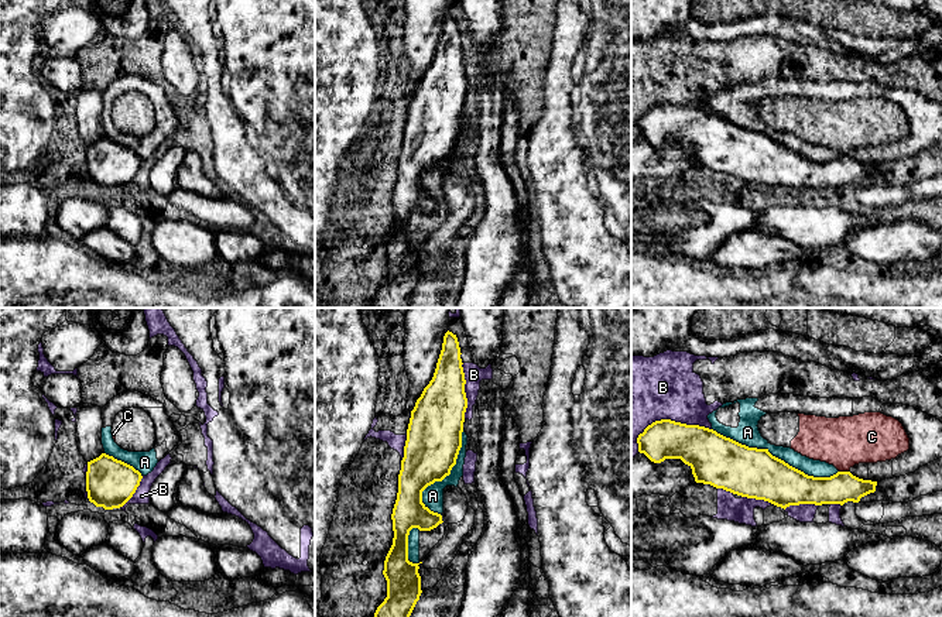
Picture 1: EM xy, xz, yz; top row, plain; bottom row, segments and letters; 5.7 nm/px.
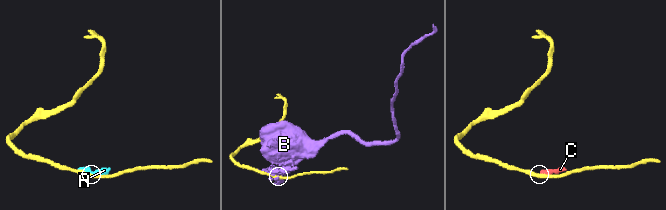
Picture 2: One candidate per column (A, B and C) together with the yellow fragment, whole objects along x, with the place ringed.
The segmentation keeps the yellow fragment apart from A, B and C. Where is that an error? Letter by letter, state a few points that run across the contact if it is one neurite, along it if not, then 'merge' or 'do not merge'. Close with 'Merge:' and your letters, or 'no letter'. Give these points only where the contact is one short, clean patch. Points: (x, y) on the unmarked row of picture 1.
A: do not merge
B: do not merge
C: yz (839, 154), (848, 156) | do not merge
Merge: no letter

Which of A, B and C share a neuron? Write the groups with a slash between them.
A C / B

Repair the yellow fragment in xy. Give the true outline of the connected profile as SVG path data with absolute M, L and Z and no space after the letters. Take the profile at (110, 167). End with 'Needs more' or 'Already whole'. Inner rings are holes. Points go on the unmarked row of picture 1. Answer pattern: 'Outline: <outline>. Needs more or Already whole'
Outline: M106 137L88 145L86 175L96 191L123 191L136 176L143 160L133 150Z. Already whole

